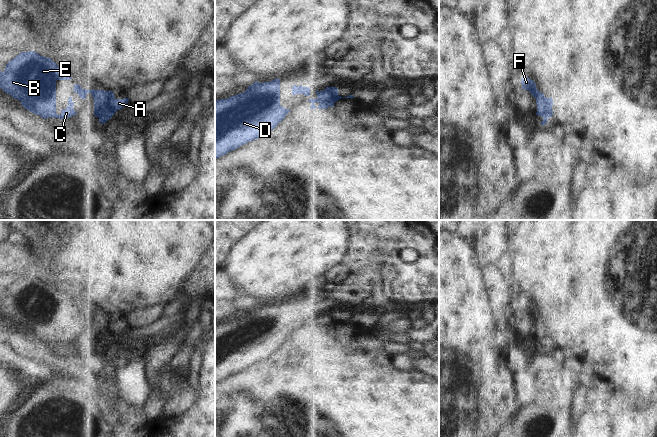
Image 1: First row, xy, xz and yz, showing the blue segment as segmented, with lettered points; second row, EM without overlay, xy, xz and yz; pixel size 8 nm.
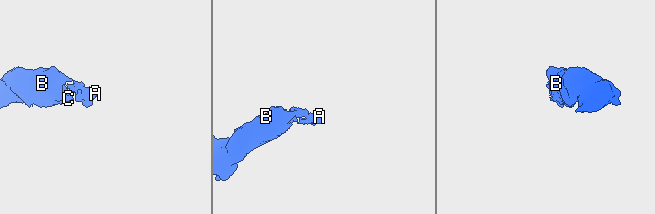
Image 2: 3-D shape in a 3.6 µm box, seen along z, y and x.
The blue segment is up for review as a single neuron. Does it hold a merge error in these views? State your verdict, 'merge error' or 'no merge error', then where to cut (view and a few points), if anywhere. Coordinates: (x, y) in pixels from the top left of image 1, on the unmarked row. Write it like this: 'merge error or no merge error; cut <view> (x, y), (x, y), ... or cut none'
no merge error; cut none

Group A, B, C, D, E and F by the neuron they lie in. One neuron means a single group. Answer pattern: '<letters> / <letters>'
A B C D E F

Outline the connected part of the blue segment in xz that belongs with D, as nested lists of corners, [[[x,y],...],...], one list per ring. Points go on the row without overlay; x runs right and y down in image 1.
[[[274,303],[270,306],[255,305],[248,310],[246,315],[227,323],[219,323],[215,325],[215,383],[233,375],[240,370],[258,363],[273,354],[290,336],[280,329],[280,303]]]

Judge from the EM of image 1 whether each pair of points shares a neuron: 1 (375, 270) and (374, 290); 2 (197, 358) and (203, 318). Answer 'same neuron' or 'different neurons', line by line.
1: same neuron
2: same neuron

